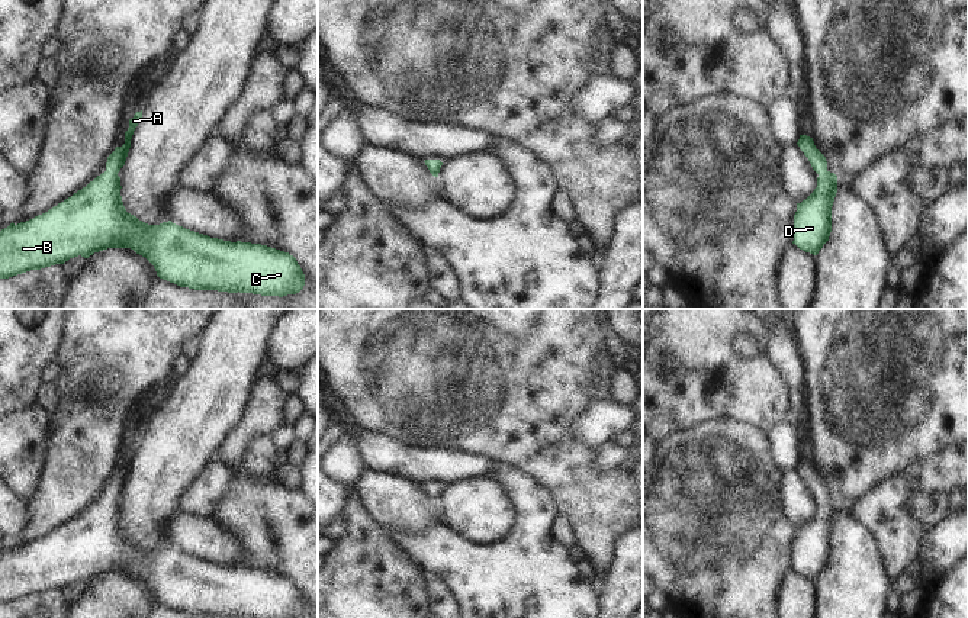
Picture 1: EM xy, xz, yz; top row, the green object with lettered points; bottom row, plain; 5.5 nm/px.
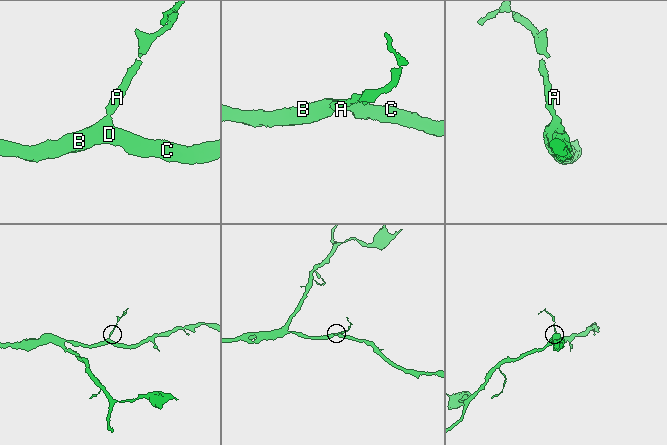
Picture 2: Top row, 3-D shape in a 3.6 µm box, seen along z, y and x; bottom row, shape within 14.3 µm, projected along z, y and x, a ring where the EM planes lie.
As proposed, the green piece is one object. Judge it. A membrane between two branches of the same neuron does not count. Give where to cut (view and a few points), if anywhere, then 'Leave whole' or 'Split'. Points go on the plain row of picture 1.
No split. Leave whole

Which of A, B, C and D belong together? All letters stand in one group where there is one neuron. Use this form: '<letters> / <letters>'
A B C D

